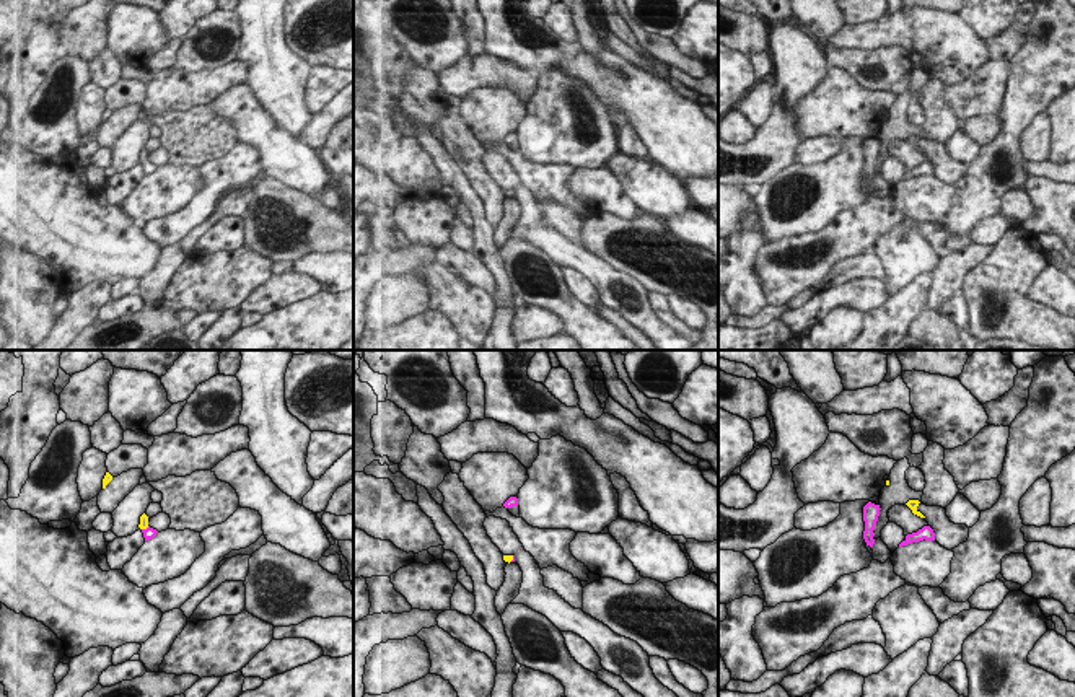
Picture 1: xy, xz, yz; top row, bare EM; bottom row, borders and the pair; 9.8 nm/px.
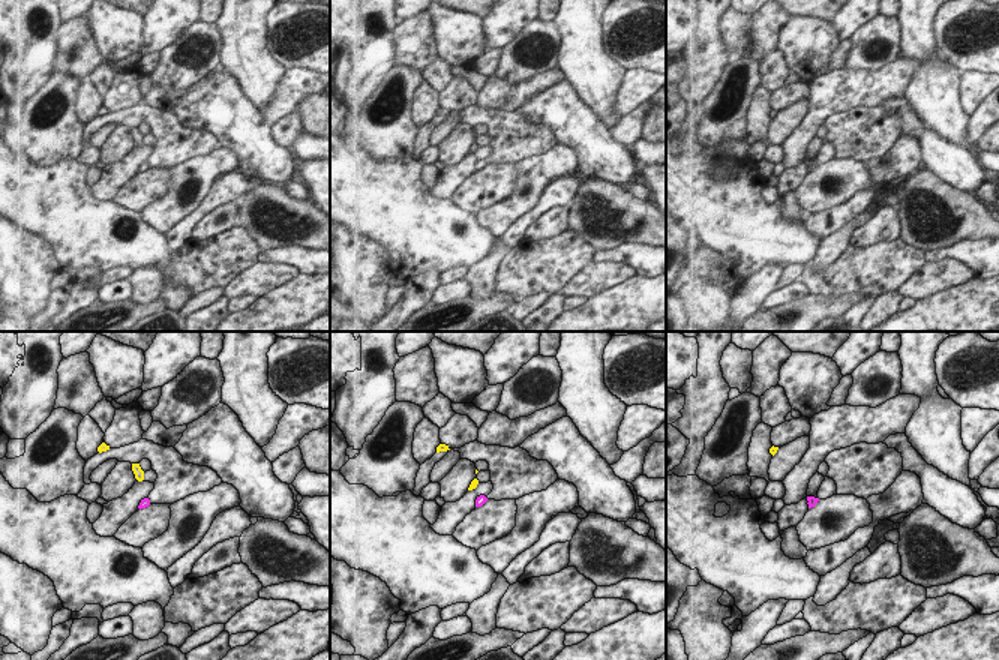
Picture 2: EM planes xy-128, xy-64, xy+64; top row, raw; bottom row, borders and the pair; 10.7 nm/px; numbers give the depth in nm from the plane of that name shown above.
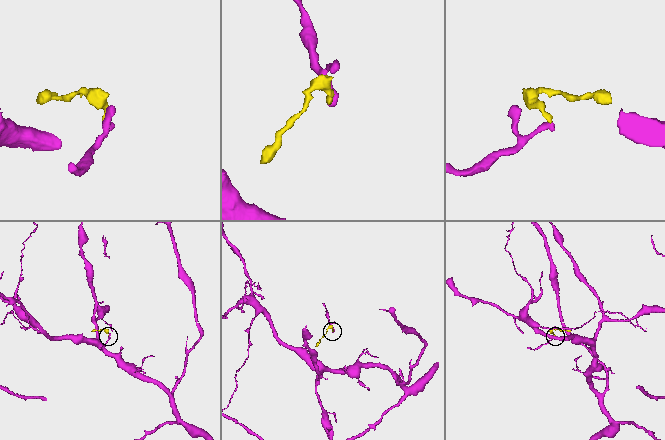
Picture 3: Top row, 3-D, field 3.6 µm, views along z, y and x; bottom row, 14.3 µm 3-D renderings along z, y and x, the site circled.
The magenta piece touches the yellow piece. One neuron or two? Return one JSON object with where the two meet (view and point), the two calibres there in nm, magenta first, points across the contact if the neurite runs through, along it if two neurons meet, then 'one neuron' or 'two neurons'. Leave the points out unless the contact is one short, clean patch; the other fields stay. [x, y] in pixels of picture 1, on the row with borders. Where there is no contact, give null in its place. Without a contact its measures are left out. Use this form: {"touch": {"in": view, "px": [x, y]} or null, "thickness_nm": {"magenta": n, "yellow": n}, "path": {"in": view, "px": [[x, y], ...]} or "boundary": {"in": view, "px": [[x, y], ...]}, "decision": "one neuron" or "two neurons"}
{"touch": {"in": "xy", "px": [147, 528]}, "thickness_nm": {"magenta": 120, "yellow": 100}, "path": {"in": "xy", "px": [[149, 533], [147, 528], [144, 520]]}, "decision": "one neuron"}

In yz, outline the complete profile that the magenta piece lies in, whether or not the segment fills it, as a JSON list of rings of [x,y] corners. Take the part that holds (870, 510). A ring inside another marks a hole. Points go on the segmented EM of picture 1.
[[[868,502],[865,506],[863,506],[863,521],[865,521],[865,531],[863,531],[863,539],[867,542],[867,546],[873,547],[875,544],[875,524],[878,521],[878,516],[880,516],[880,505],[875,505],[871,502]]]

